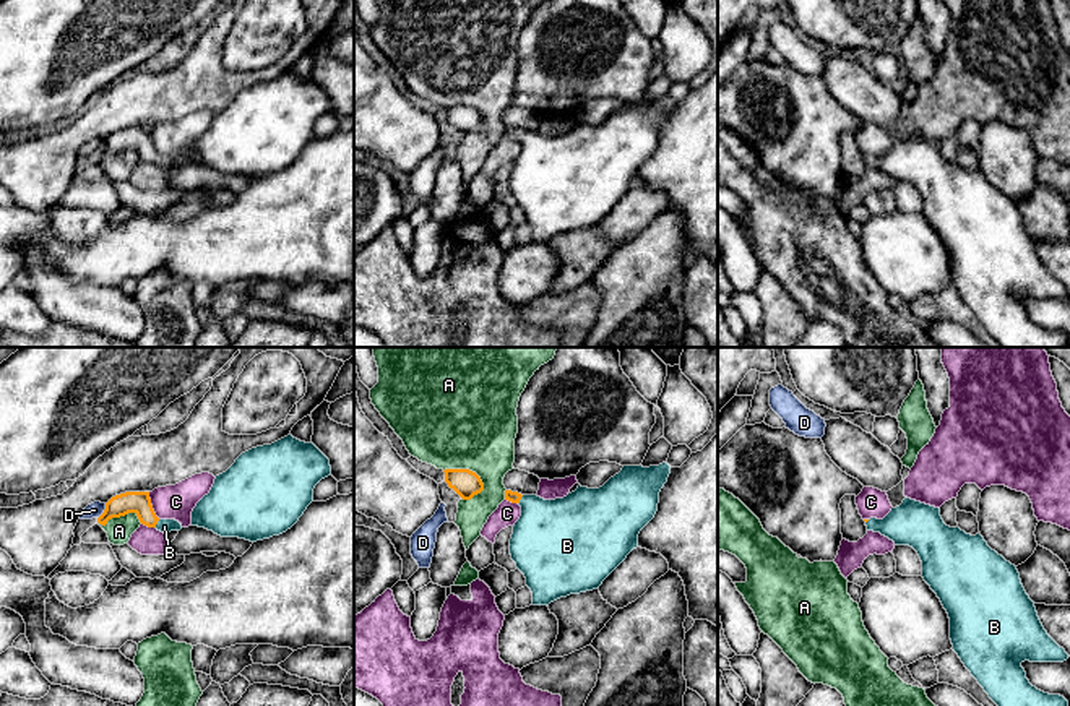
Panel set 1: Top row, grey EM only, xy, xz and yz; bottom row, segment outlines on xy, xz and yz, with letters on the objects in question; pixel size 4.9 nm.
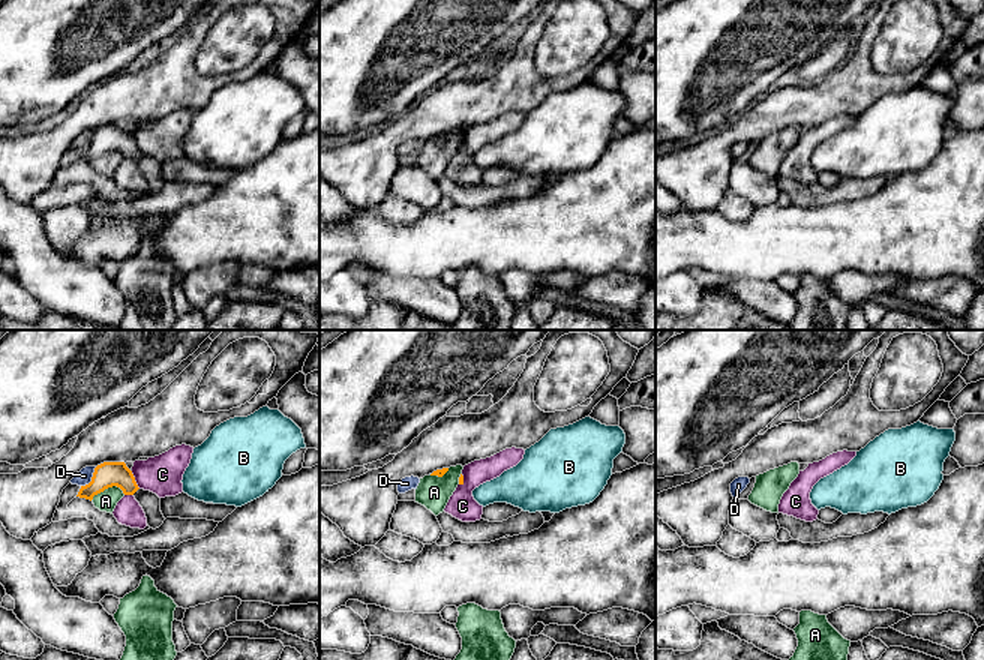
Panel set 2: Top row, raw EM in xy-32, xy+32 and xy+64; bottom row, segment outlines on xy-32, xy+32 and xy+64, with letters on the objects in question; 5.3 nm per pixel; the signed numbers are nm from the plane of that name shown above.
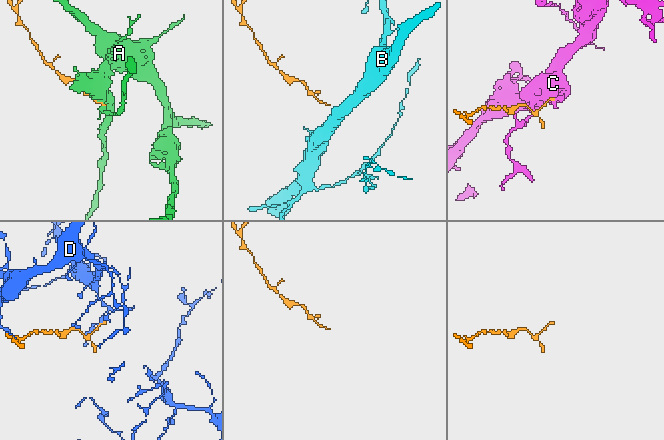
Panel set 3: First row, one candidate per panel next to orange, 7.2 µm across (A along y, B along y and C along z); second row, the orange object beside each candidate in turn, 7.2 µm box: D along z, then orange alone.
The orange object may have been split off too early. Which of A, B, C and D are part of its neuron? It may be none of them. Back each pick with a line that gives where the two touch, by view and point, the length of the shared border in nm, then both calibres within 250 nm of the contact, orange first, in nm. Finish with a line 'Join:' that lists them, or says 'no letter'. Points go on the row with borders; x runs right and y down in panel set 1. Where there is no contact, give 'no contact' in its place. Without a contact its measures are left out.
B: contact xz (520, 499); length 50 nm; calibres 60 and 380 nm
Join: B

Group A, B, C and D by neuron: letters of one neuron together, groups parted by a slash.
A / B / C / D

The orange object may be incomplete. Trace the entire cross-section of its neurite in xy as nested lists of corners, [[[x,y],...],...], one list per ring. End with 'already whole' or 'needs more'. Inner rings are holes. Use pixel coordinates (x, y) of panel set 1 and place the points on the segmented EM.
[[[125,492],[112,497],[106,503],[97,523],[106,526],[109,519],[135,513],[141,524],[156,527],[161,532],[180,531],[182,524],[175,519],[159,519],[153,510],[149,492]]] | needs more

